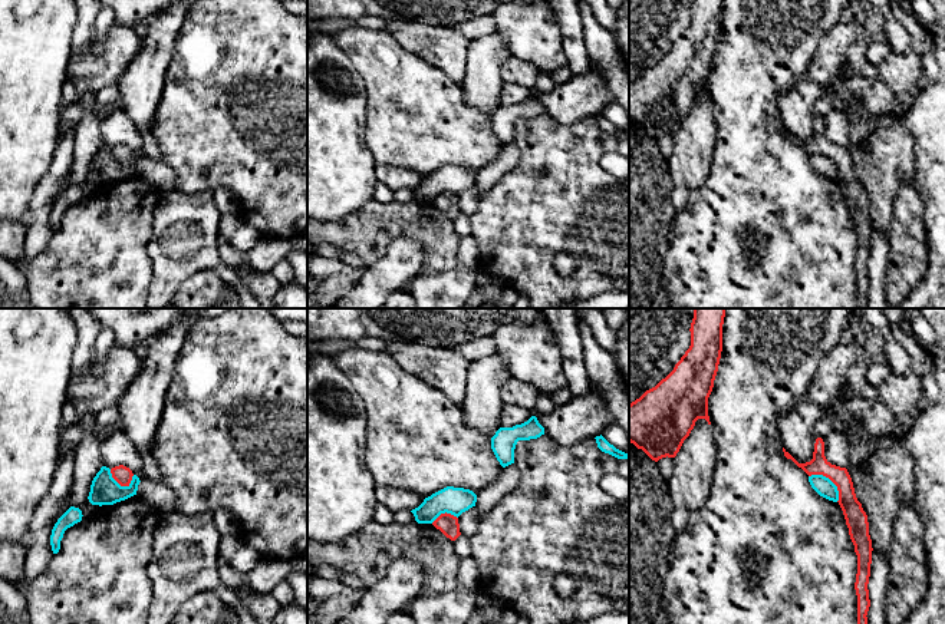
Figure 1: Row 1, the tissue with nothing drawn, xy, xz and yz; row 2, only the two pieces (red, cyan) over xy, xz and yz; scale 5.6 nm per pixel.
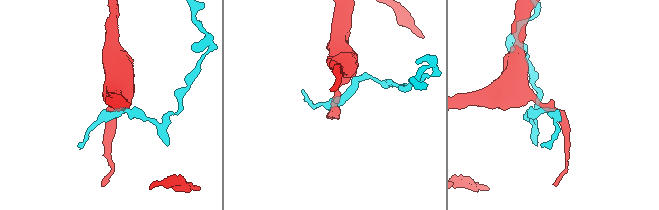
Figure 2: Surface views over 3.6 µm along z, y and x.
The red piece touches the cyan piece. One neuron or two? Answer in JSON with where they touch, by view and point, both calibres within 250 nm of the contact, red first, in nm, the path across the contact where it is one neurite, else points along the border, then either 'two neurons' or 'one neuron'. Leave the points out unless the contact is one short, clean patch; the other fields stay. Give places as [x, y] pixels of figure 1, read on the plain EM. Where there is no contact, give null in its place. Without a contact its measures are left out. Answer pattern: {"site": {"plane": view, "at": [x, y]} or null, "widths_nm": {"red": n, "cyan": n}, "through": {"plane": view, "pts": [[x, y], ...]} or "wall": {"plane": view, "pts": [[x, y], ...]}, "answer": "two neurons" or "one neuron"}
{"site": {"plane": "yz", "at": [829, 157]}, "widths_nm": {"red": 120, "cyan": 100}, "wall": {"plane": "yz", "pts": [[809, 154], [825, 154], [836, 165], [839, 178]]}, "answer": "two neurons"}

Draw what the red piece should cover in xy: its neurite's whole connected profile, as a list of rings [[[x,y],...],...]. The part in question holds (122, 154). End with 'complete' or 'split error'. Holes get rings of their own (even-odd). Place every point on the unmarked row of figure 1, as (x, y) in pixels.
[[[124,143],[112,146],[111,152],[121,165],[129,165],[134,155],[132,149]]]; complete

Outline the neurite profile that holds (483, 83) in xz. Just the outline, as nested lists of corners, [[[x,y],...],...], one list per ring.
[[[495,33],[470,40],[467,76],[462,83],[470,106],[488,116],[495,113],[501,106],[504,85],[501,66],[510,56],[507,44]]]

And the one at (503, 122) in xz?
[[[536,95],[513,106],[500,106],[491,116],[491,128],[503,146],[514,142],[514,128],[518,119],[537,118],[544,113],[544,106]]]

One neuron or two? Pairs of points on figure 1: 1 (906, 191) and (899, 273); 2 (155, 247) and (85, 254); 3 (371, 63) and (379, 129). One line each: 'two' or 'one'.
1: one
2: two
3: one

